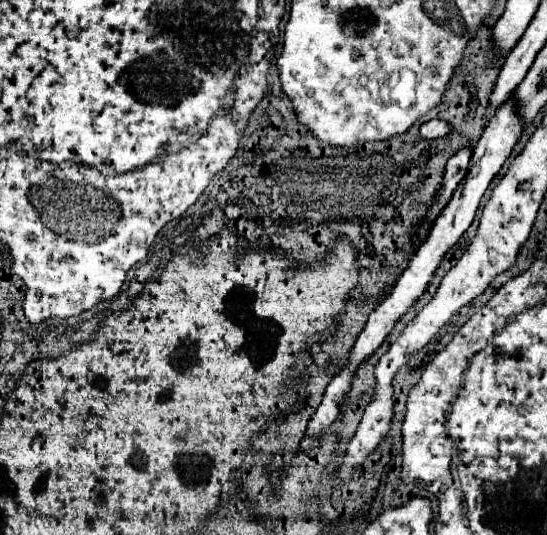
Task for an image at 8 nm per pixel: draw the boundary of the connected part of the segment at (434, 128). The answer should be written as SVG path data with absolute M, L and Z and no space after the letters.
M429 120L429 122L423 122L423 124L419 126L419 136L421 136L421 138L441 138L441 136L445 136L449 130L451 130L451 126L445 124L443 120Z

